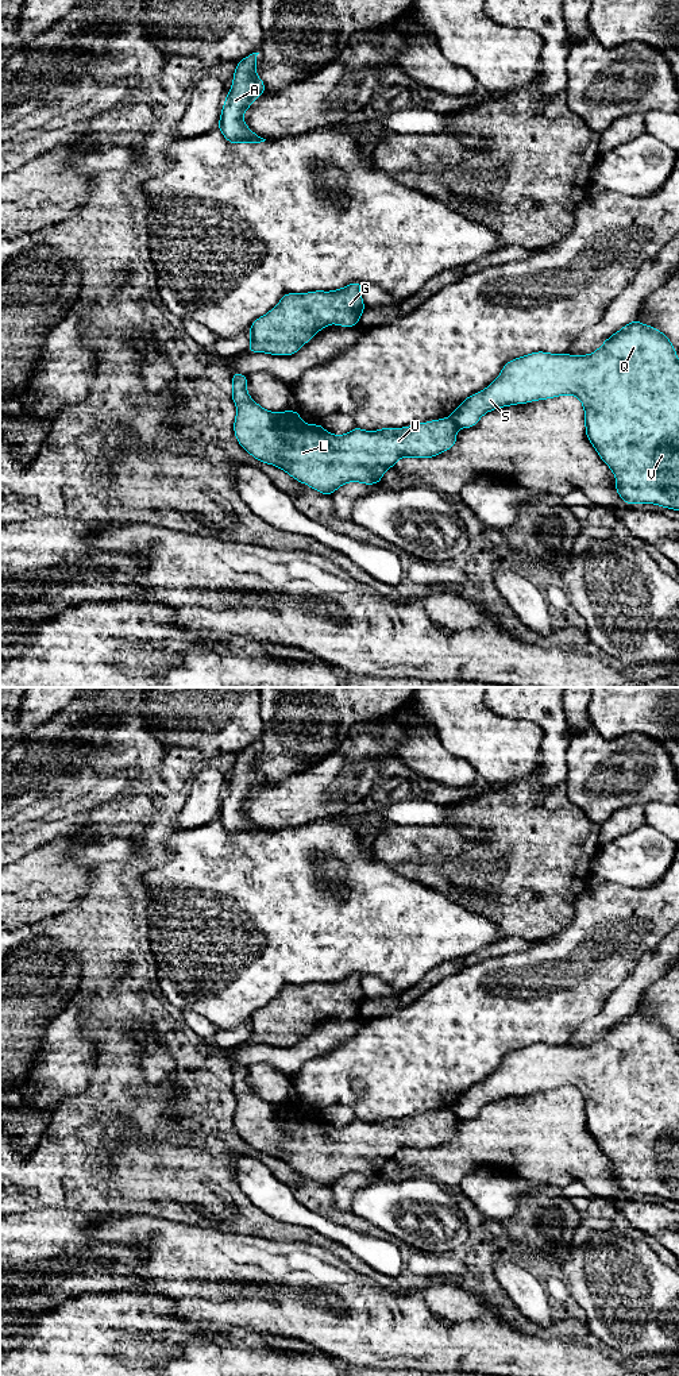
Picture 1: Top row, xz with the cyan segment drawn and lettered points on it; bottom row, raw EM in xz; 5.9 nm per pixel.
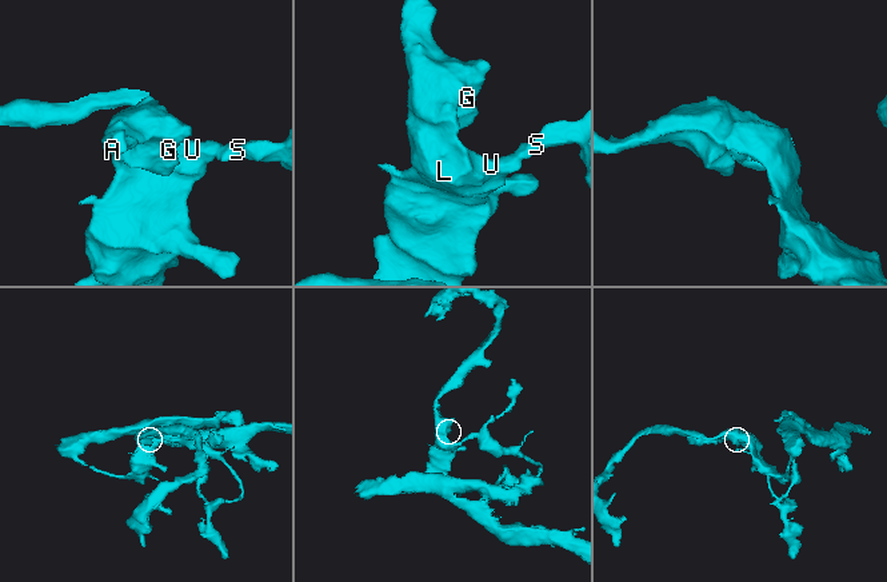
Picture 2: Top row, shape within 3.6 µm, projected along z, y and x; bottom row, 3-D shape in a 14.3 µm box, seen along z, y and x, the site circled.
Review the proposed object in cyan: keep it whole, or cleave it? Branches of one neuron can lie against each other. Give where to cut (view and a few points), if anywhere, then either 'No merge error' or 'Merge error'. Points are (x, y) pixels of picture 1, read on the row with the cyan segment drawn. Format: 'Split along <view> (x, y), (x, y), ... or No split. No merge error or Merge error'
Split along xz (448, 417), (458, 427). Merge error

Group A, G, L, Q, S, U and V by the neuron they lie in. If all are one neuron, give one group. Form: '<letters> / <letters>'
A G L U / Q S V

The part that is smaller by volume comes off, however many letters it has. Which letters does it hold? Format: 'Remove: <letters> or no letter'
Remove: Q, S, V

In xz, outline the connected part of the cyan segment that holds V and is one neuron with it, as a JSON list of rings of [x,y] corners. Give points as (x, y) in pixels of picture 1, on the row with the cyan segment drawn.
[[[639,320],[624,325],[589,355],[537,351],[509,361],[494,382],[468,396],[448,419],[458,428],[471,428],[493,409],[564,394],[572,394],[582,401],[586,436],[616,475],[616,490],[625,504],[656,504],[679,510],[679,358],[663,332]]]

